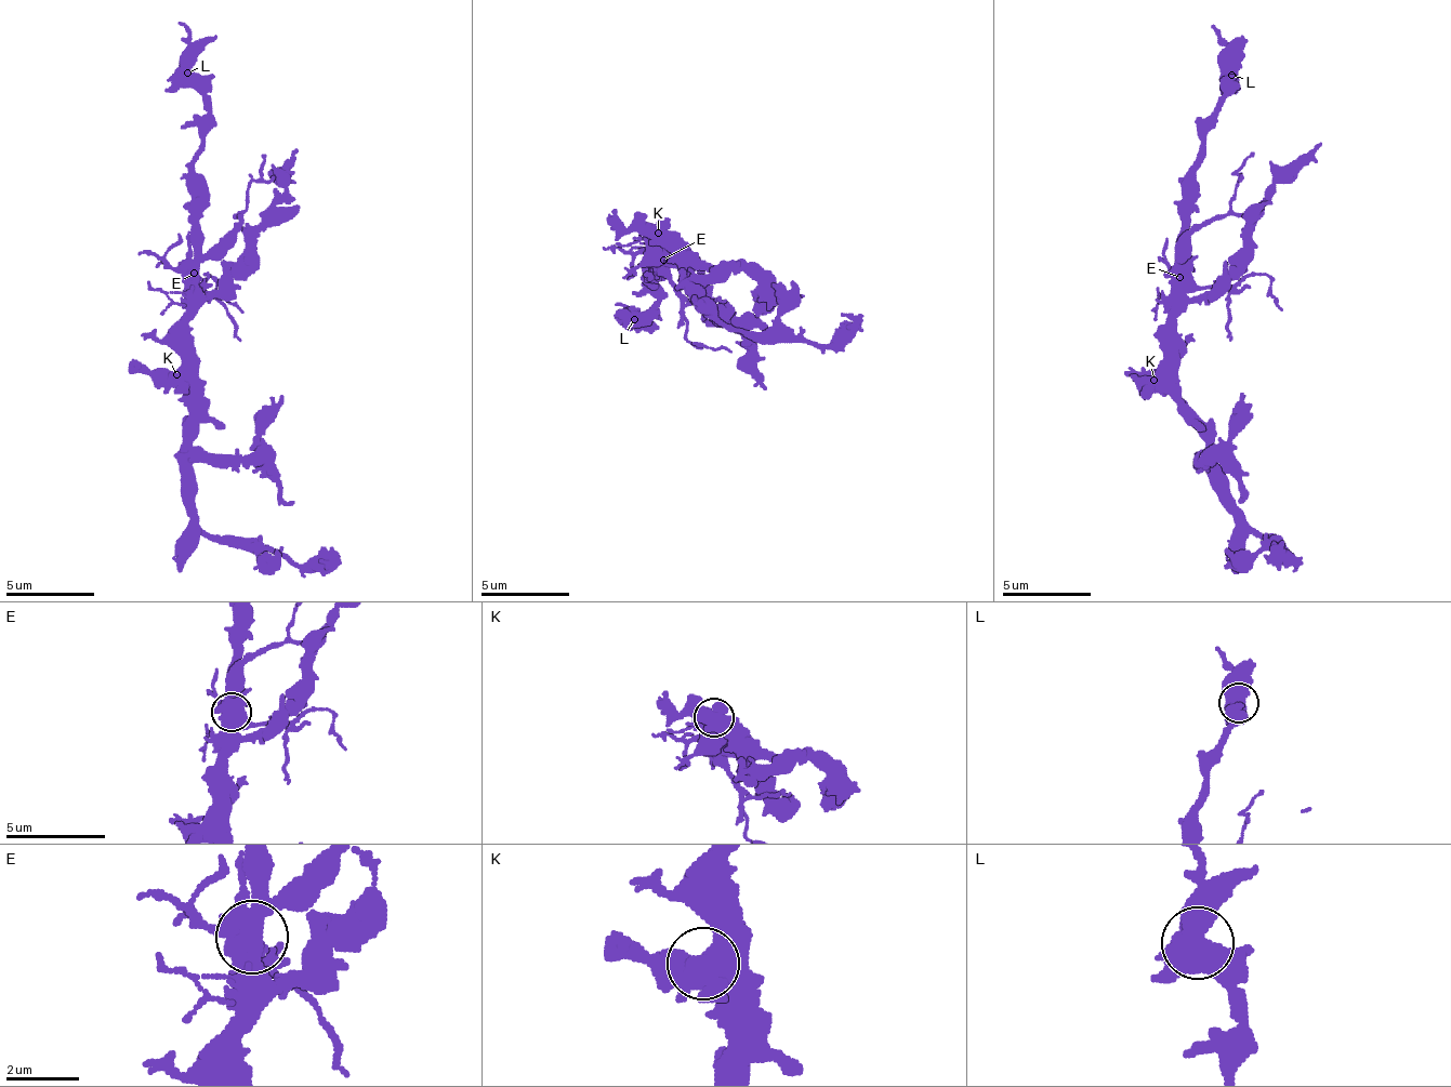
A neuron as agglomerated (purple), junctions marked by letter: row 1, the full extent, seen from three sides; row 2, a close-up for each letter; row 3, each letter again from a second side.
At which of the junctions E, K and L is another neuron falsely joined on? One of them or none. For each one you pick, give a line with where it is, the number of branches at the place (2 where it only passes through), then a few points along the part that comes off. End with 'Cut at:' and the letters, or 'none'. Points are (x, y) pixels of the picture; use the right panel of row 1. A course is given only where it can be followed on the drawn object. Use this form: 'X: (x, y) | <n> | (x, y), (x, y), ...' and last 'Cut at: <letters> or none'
E: (1179, 277) | 5 | (1179, 278), (1184, 241), (1231, 204), (1238, 169), (1252, 151)
Cut at: E

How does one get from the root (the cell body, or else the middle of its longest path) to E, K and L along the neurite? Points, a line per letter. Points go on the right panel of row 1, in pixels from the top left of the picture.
E: (1177, 362), (1179, 278)
K: (1177, 362), (1153, 380)
L: (1177, 362), (1177, 314), (1187, 269), (1187, 168), (1202, 149), (1202, 122), (1231, 75)

